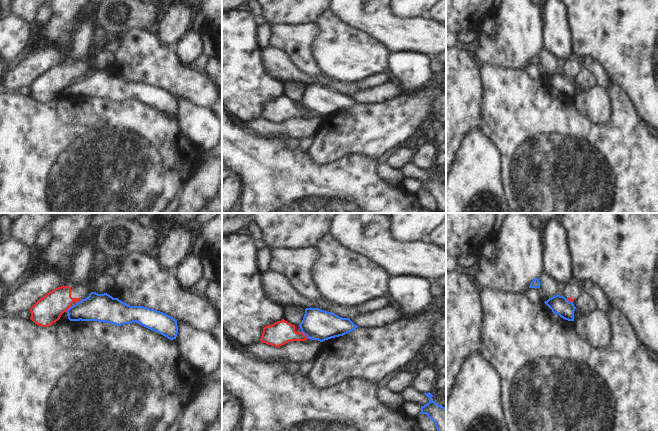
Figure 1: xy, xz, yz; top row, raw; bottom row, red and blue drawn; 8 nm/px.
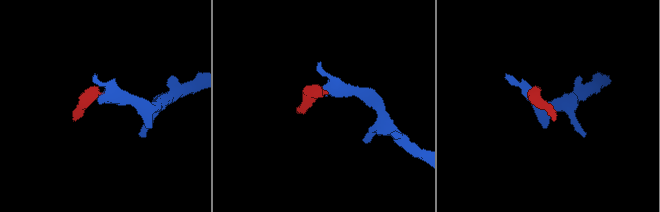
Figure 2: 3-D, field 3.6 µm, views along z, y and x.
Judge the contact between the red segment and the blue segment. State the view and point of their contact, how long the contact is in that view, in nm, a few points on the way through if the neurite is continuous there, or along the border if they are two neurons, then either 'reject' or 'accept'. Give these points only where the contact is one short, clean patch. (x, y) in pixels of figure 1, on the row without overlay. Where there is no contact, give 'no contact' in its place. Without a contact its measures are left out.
contact xz (303, 110); length 80 nm; border xz (301, 107), (307, 113); reject

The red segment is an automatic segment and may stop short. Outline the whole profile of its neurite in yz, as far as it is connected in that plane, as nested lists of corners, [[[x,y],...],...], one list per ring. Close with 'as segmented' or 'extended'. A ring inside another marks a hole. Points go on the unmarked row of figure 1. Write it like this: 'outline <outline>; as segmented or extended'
outline [[[572,54],[564,65],[564,73],[569,77],[573,78],[581,69],[582,61],[579,57]]]; extended

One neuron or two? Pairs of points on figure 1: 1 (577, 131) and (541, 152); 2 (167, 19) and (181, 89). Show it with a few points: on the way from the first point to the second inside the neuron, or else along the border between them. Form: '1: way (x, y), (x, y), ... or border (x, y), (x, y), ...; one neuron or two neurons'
1: way (568, 140), (550, 149); one neuron
2: border (156, 34), (164, 43), (172, 46); two neurons

